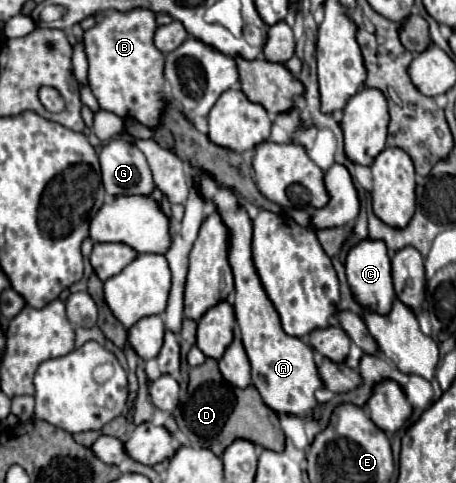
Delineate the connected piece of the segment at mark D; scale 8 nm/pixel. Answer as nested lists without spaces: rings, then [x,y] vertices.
[[[207,358],[205,364],[195,366],[189,370],[189,400],[179,404],[173,412],[173,418],[177,420],[179,428],[189,434],[193,432],[191,440],[195,440],[199,446],[211,448],[217,456],[223,454],[223,450],[237,438],[249,440],[253,444],[261,444],[263,448],[271,450],[283,450],[285,434],[279,426],[279,416],[273,412],[265,402],[261,400],[259,392],[249,386],[247,390],[231,386],[219,372],[217,360]]]

